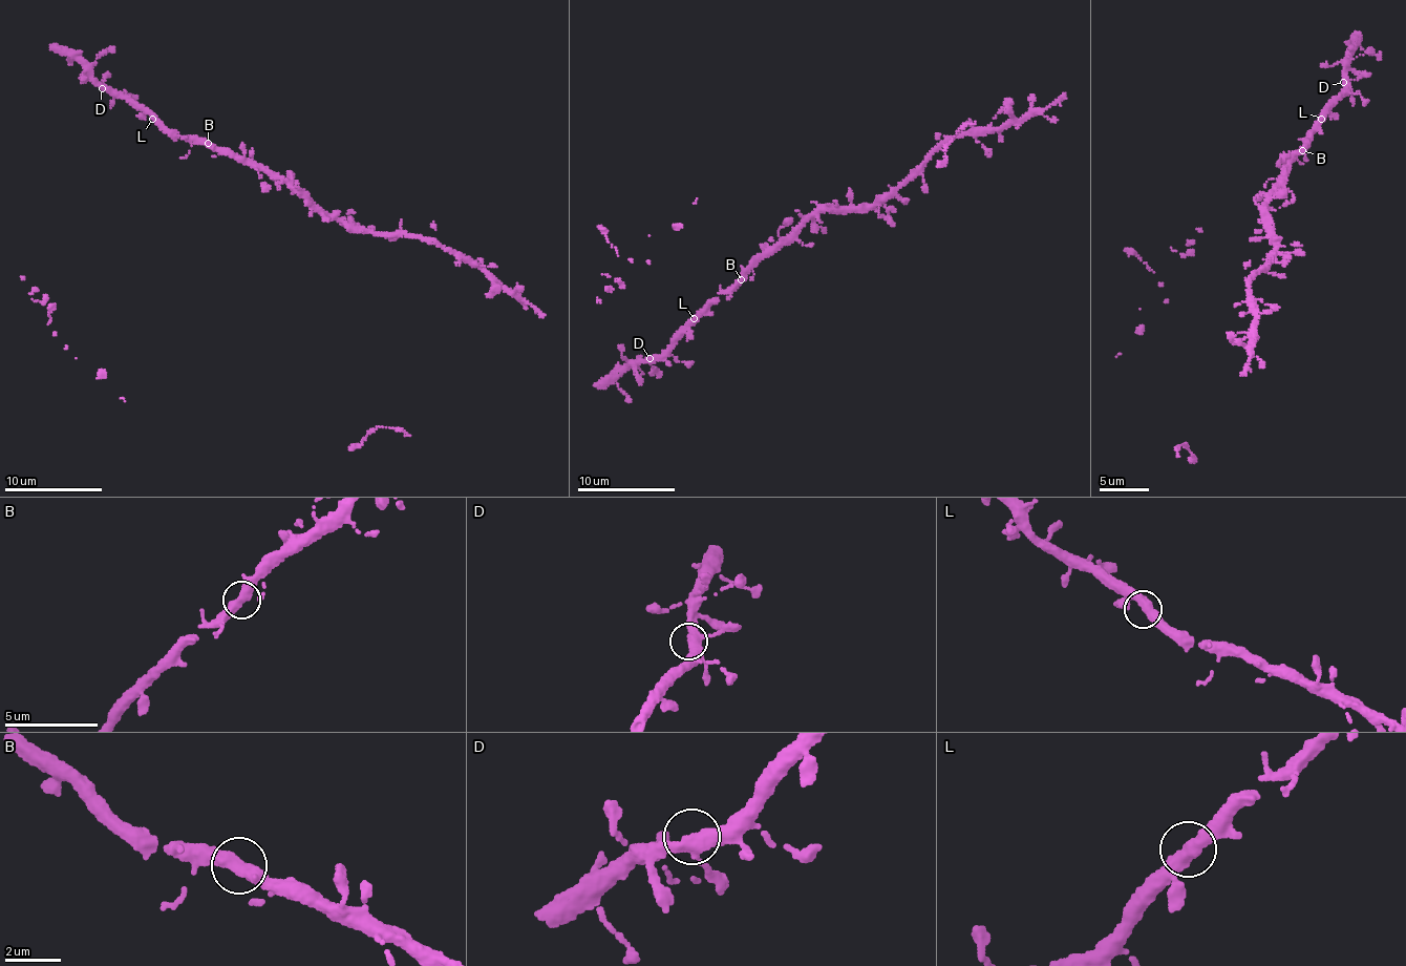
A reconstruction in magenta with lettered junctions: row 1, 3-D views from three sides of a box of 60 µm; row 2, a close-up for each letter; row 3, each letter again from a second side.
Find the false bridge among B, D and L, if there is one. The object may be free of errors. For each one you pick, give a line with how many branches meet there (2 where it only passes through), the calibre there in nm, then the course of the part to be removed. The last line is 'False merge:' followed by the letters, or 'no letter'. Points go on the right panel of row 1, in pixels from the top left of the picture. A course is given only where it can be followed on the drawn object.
False merge: no letter

